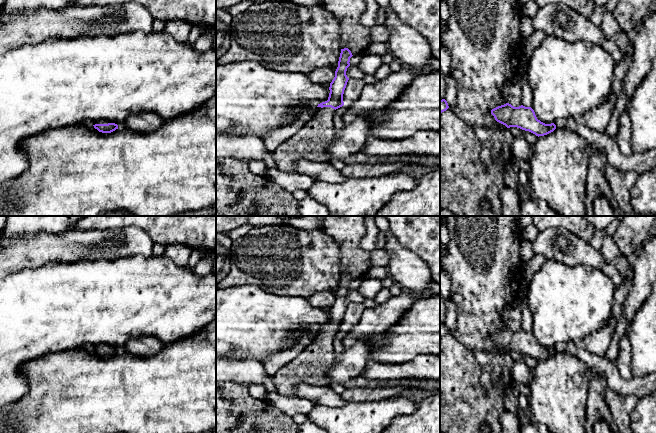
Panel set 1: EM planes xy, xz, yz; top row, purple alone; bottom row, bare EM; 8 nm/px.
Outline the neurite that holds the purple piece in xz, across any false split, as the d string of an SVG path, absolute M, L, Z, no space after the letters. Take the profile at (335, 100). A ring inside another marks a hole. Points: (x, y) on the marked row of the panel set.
M348 48L341 49L335 77L330 83L328 100L318 104L315 116L272 153L279 170L298 173L296 163L300 159L330 162L327 150L336 134L333 114L344 105L343 94L349 80L346 71L352 56Z

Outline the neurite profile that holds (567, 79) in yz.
M547 35L528 59L527 79L532 90L532 109L538 120L545 124L561 119L574 119L599 107L611 94L615 61L602 46L578 40L569 42Z

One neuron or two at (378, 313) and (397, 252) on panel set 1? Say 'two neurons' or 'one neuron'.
two neurons

